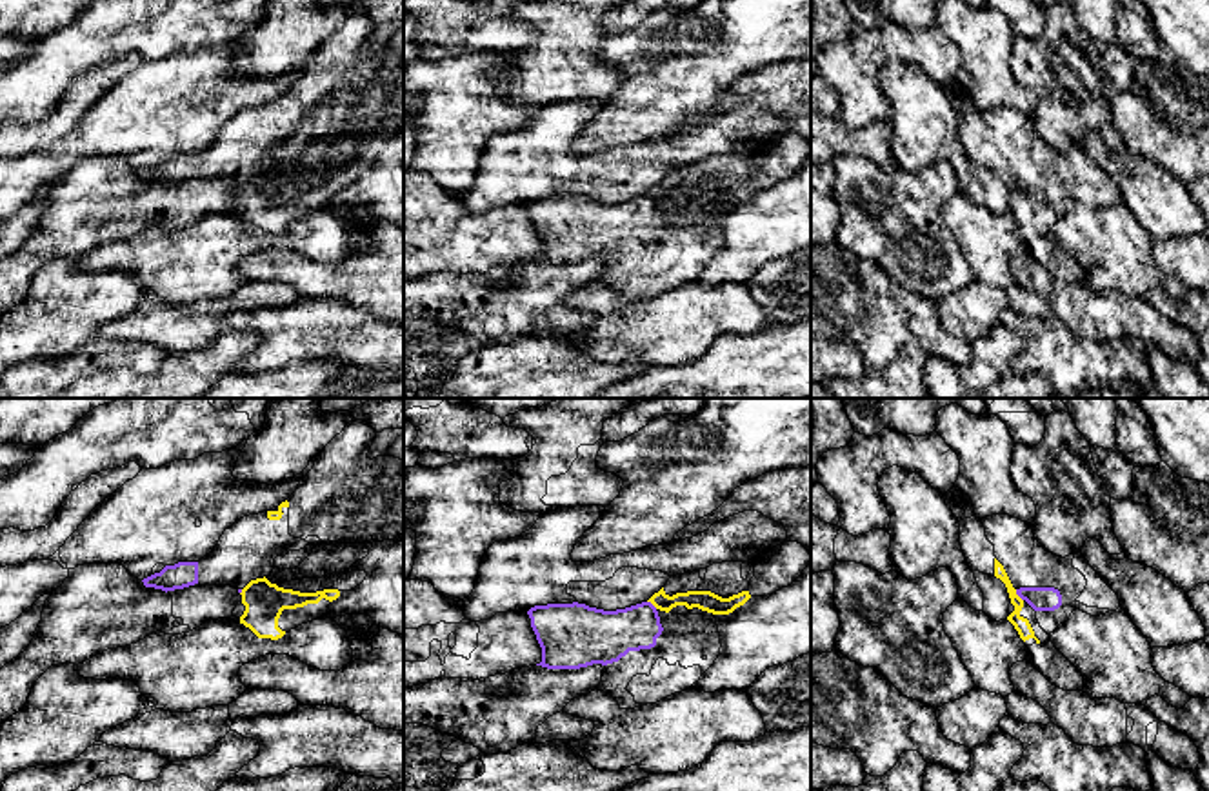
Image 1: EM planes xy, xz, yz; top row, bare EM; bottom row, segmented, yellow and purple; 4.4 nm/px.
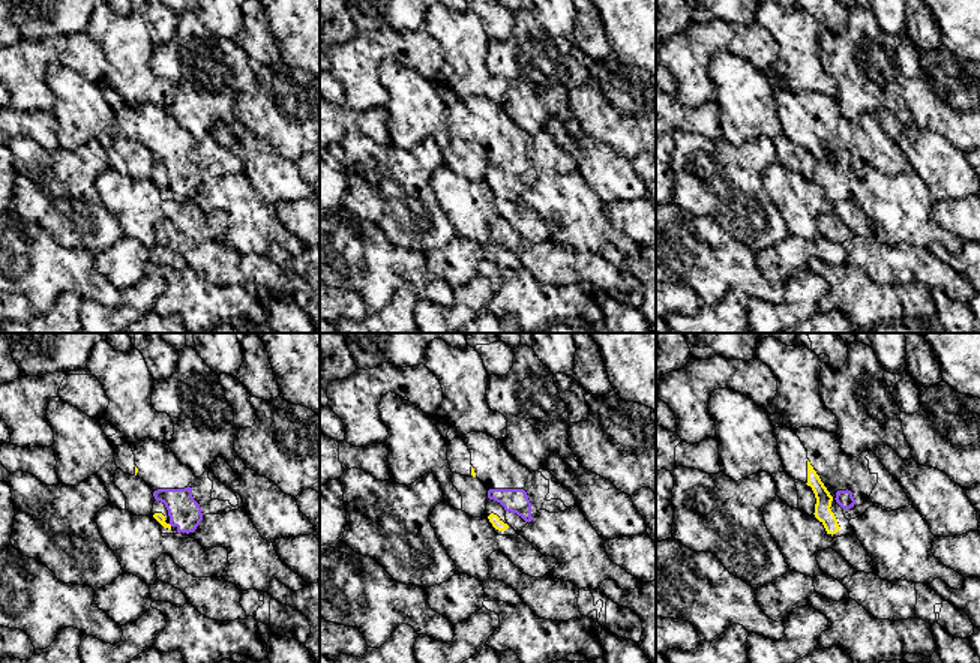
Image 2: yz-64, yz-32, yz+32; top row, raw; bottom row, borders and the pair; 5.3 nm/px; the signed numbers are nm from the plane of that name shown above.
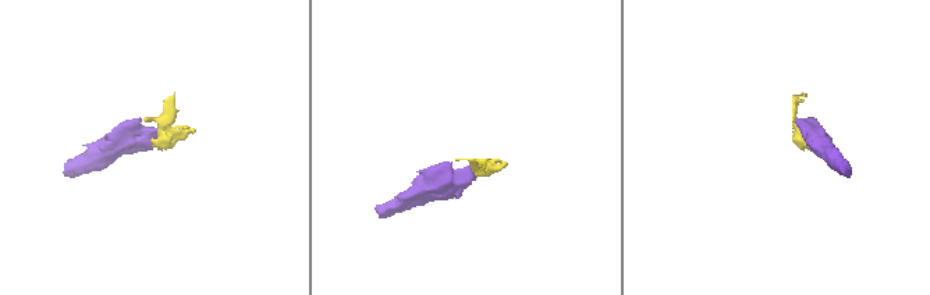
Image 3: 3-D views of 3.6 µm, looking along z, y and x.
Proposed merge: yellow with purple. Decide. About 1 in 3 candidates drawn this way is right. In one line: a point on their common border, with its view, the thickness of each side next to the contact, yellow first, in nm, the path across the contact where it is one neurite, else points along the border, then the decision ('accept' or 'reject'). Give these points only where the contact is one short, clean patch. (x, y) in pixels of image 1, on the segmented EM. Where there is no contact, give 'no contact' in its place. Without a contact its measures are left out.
yz (1017, 595) | 70/110 nm | across yz (1022, 626), (1017, 620), (1017, 595), (1040, 599) | accept

